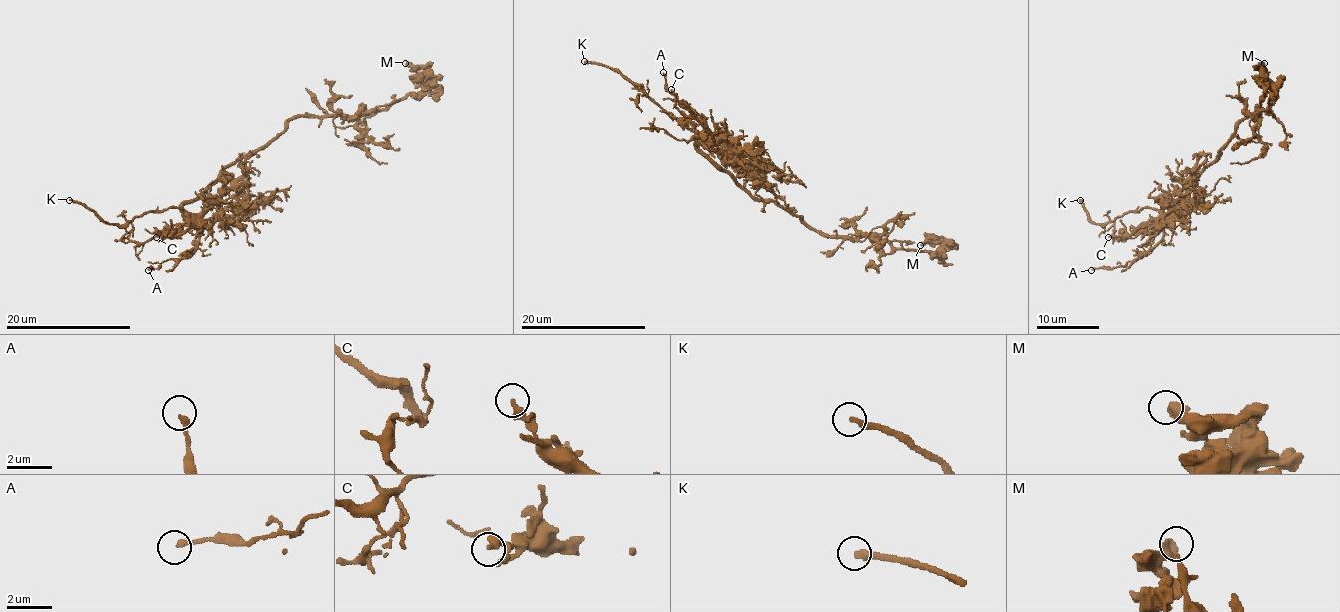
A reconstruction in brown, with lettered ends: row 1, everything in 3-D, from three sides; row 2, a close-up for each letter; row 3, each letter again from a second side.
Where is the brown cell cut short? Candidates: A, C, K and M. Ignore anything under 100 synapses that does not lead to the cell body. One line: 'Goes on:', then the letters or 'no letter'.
Goes on: K

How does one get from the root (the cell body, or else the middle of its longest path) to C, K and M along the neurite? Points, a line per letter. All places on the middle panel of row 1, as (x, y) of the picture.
C: (760, 198), (753, 198), (697, 147), (704, 121), (682, 103), (671, 89)
K: (760, 198), (753, 198), (724, 172), (697, 145), (694, 133), (666, 114), (638, 86), (607, 66), (584, 61)
M: (760, 198), (782, 205), (830, 236), (875, 236), (897, 248), (932, 254), (940, 245), (920, 245)

